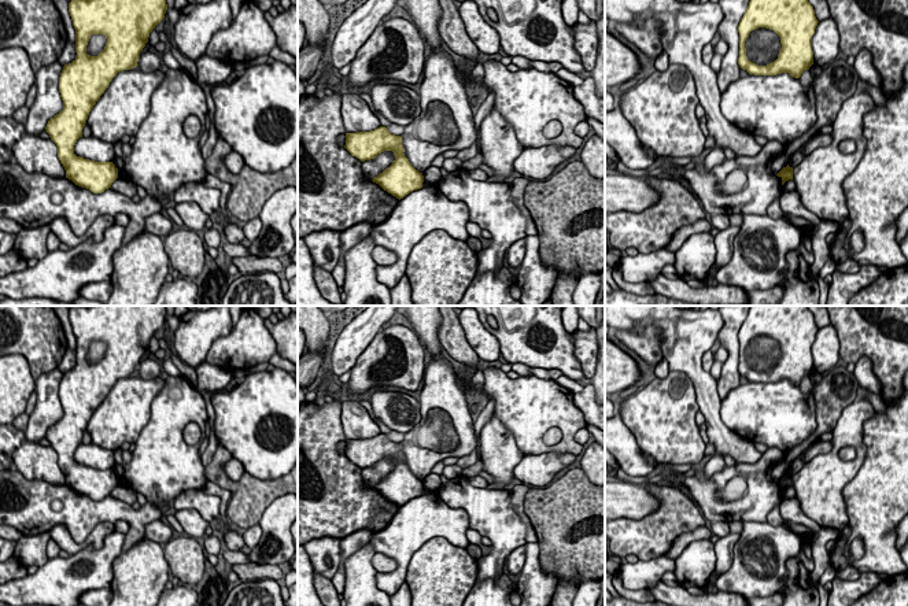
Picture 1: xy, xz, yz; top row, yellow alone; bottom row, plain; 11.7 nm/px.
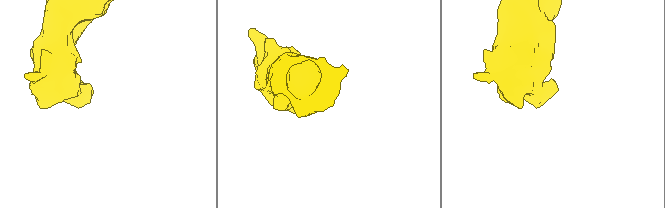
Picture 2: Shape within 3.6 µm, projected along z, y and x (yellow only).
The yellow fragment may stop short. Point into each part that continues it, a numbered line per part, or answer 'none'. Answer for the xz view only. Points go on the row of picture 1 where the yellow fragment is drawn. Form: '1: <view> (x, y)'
none

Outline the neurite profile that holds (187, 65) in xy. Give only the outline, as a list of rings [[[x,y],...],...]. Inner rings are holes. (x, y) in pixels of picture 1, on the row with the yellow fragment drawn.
[[[170,47],[170,52],[181,64],[181,70],[184,70],[195,82],[198,81],[198,69],[195,60],[191,60],[185,55],[182,55],[178,48]]]

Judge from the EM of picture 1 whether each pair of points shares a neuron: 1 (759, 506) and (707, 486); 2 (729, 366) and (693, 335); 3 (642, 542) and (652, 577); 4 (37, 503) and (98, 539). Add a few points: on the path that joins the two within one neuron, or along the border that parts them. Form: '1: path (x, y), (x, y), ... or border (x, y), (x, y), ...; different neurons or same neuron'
1: path (744, 507), (722, 507), (715, 501); same neuron
2: border (723, 320), (716, 339); different neurons
3: border (664, 554), (656, 558), (639, 560); different neurons
4: border (113, 523), (99, 523), (81, 542), (58, 525); different neurons

